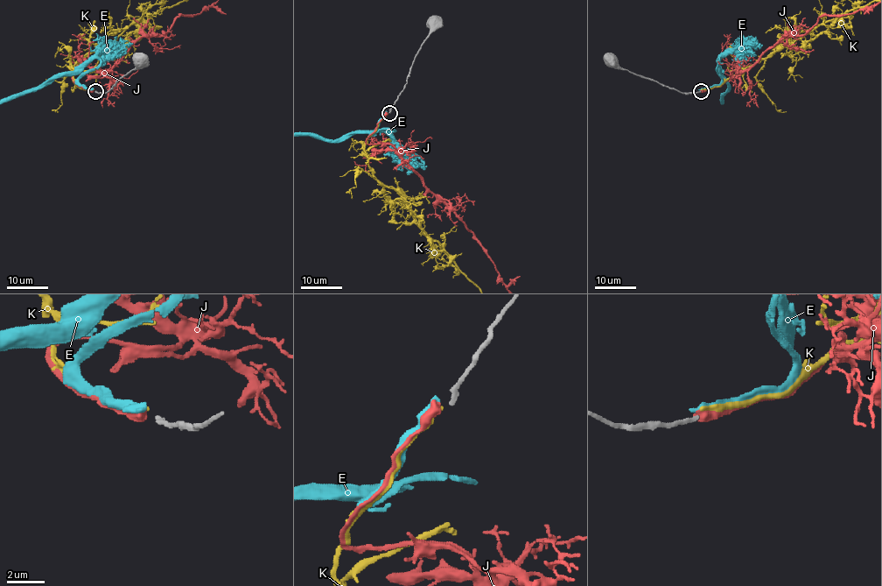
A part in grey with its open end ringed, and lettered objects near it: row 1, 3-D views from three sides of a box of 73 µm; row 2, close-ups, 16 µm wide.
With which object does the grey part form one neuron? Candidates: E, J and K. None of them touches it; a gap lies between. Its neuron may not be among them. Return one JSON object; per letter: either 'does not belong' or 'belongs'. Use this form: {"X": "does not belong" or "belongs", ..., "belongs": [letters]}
{"E": "does not belong", "J": "does not belong", "K": "belongs", "belongs": ["K"]}

